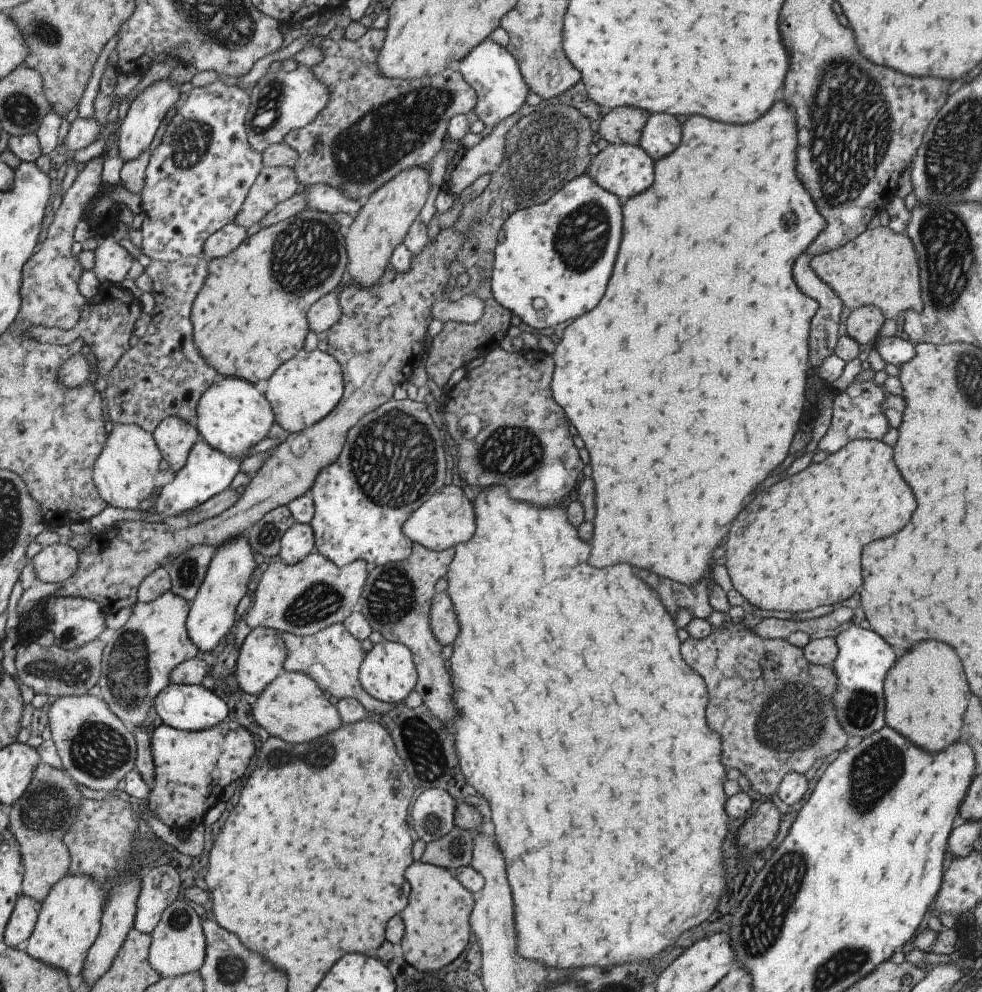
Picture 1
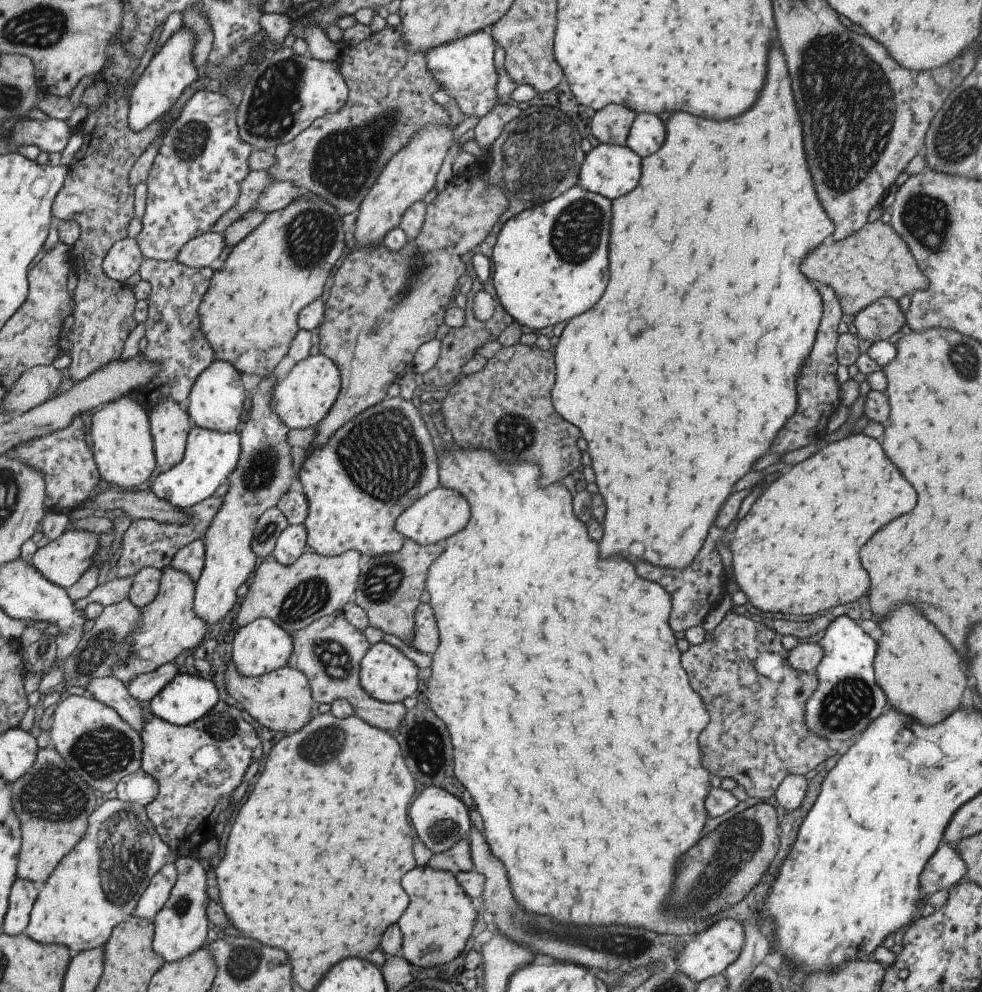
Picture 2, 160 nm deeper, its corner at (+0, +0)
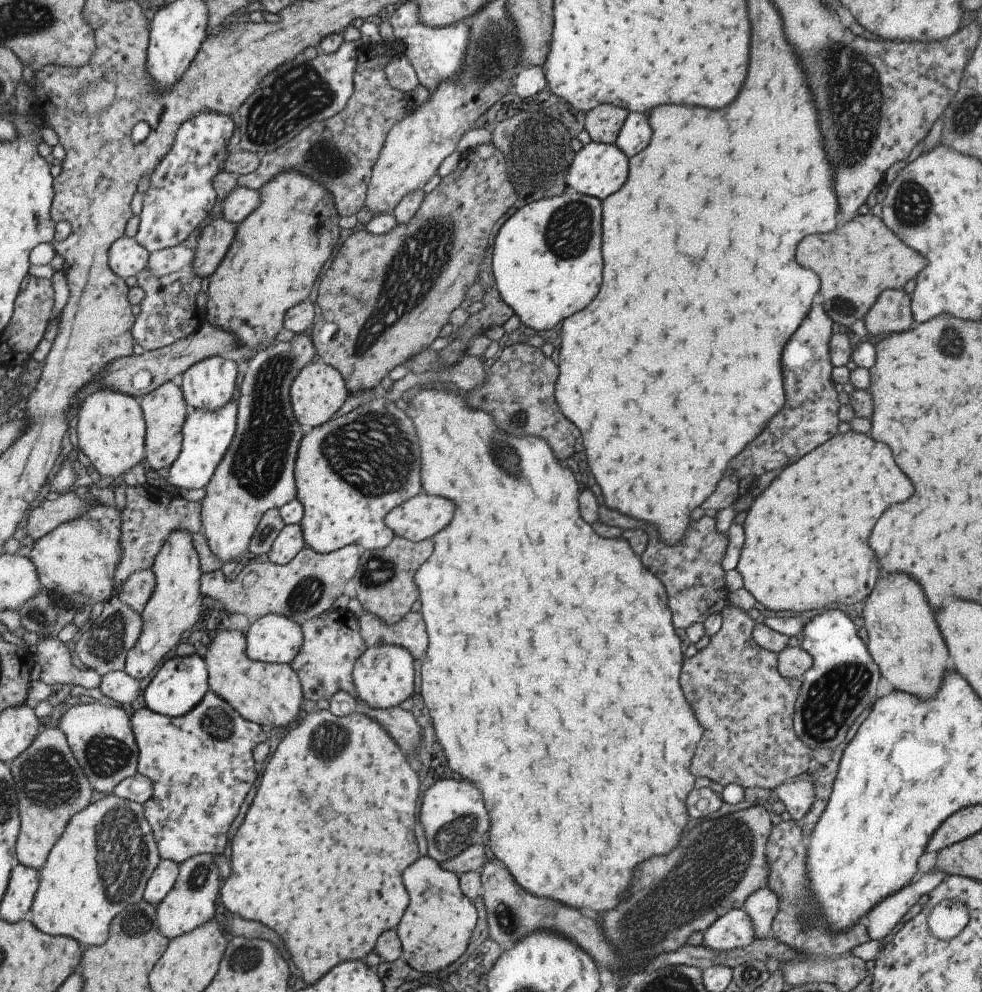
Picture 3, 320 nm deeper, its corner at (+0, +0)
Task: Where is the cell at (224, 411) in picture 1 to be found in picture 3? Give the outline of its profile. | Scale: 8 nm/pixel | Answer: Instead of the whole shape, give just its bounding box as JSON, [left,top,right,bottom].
[178,356,237,411]

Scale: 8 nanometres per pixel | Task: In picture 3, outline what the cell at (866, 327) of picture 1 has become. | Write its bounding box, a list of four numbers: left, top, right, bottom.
[862,290,911,339]

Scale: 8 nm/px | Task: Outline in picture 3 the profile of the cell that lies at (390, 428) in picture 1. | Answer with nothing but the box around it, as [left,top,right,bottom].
[292,398,419,553]

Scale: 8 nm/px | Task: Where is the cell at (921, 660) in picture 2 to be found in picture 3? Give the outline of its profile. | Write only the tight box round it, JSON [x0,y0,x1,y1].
[862,574,947,699]

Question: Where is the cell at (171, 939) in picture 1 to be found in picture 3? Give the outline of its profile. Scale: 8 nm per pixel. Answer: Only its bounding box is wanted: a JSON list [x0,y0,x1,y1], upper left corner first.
[156,853,219,940]

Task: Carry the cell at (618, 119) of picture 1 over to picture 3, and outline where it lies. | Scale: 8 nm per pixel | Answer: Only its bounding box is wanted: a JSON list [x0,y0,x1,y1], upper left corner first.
[584,104,627,144]

